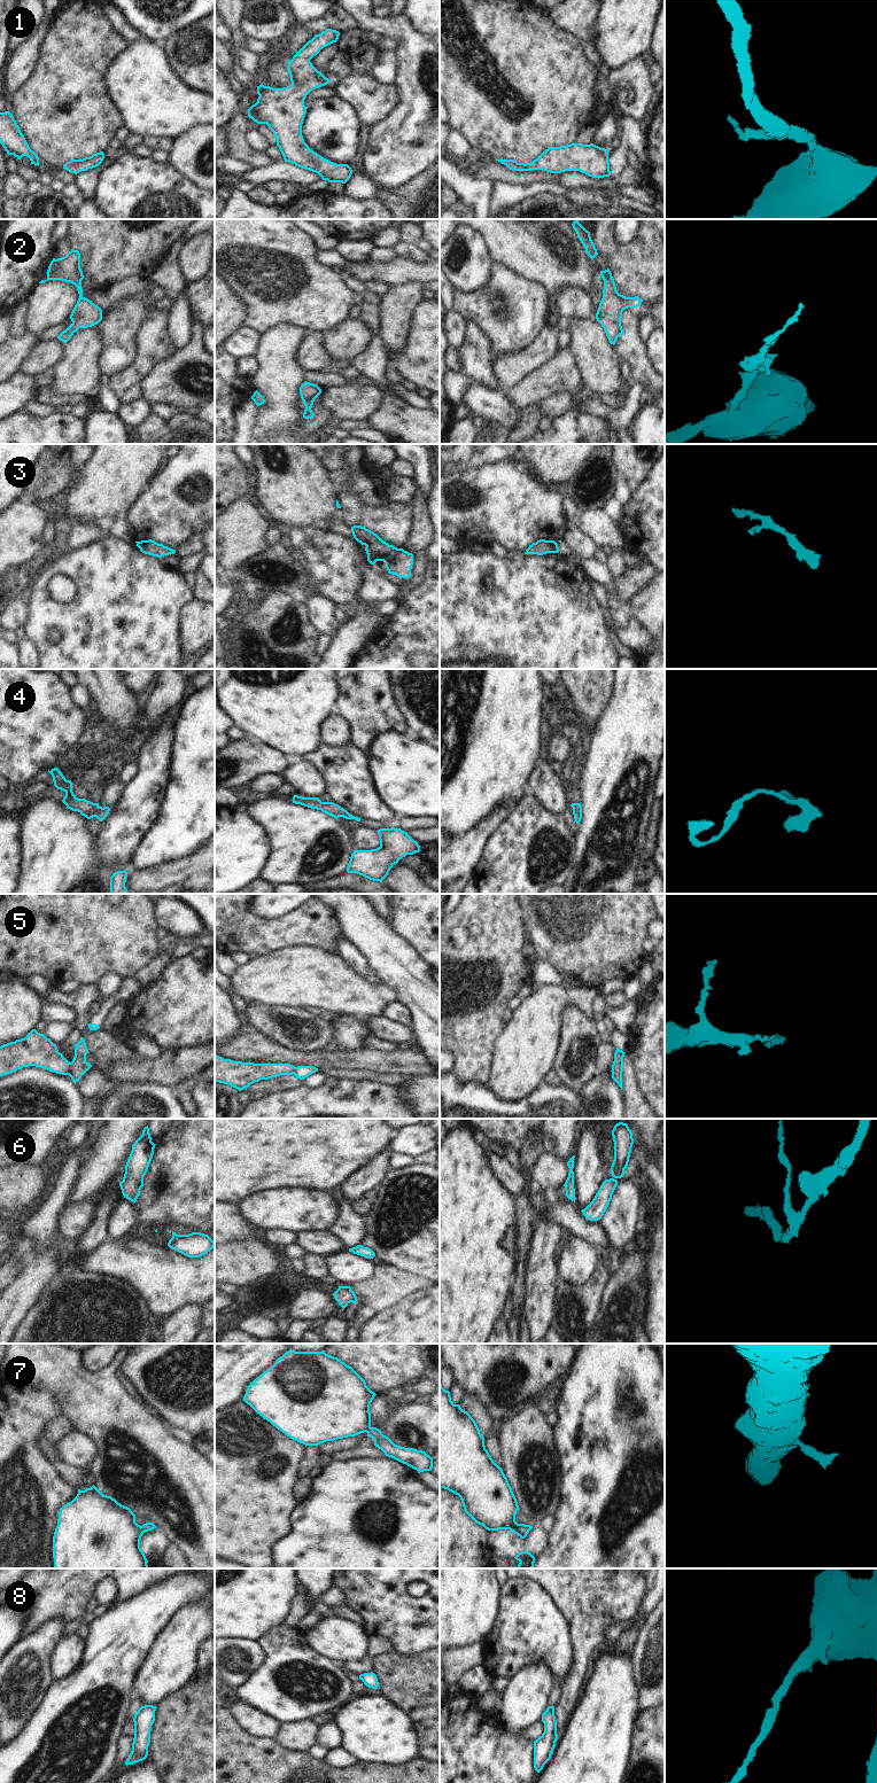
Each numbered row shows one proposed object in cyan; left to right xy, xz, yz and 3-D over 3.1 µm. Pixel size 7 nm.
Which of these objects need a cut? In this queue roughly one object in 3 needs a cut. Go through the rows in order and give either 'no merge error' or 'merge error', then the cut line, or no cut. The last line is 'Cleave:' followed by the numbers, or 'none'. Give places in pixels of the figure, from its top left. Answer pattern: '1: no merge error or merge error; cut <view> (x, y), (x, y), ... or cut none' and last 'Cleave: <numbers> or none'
1: no merge error; cut none
2: no merge error; cut none
3: no merge error; cut none
4: no merge error; cut none
5: merge error; cut xy (70, 1063), (70, 1072), (68, 1074)
6: no merge error; cut none
7: no merge error; cut none
8: no merge error; cut none
Cleave: 5

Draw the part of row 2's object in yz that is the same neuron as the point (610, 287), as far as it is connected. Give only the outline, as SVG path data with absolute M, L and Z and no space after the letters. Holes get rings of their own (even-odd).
M600 271L604 280L603 298L596 313L597 321L604 328L611 344L624 332L621 326L622 312L628 307L641 306L643 299L638 296L626 297L618 293L611 271Z

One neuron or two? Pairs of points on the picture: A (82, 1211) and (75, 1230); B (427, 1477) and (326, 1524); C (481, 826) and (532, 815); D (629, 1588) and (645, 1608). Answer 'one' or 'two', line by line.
A: one
B: two
C: two
D: two

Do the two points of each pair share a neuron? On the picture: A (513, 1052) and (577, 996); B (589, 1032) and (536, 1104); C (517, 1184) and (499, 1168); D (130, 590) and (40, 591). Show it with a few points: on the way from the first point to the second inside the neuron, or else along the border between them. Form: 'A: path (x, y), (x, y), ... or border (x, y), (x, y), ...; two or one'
A: path (530, 1035), (535, 1027), (560, 1002); one
B: border (560, 1082), (580, 1090); two
C: path (512, 1180), (504, 1172); one
D: path (107, 609), (60, 609); one

